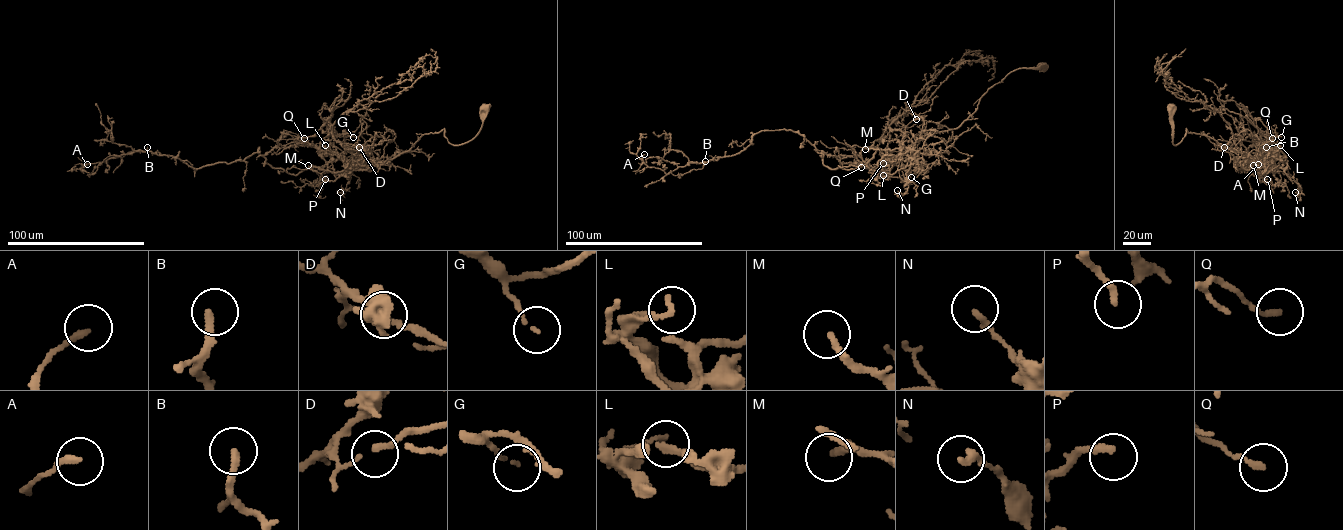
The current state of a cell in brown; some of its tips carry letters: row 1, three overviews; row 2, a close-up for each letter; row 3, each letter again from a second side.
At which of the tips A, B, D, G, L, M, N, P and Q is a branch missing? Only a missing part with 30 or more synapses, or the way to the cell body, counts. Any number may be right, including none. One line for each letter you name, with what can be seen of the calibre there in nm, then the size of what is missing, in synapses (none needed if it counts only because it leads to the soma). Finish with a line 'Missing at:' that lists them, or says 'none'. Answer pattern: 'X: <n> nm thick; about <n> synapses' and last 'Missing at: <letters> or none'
B: 240 nm thick; about 40 synapses
M: 200 nm thick; about 110 synapses
Missing at: B, M

